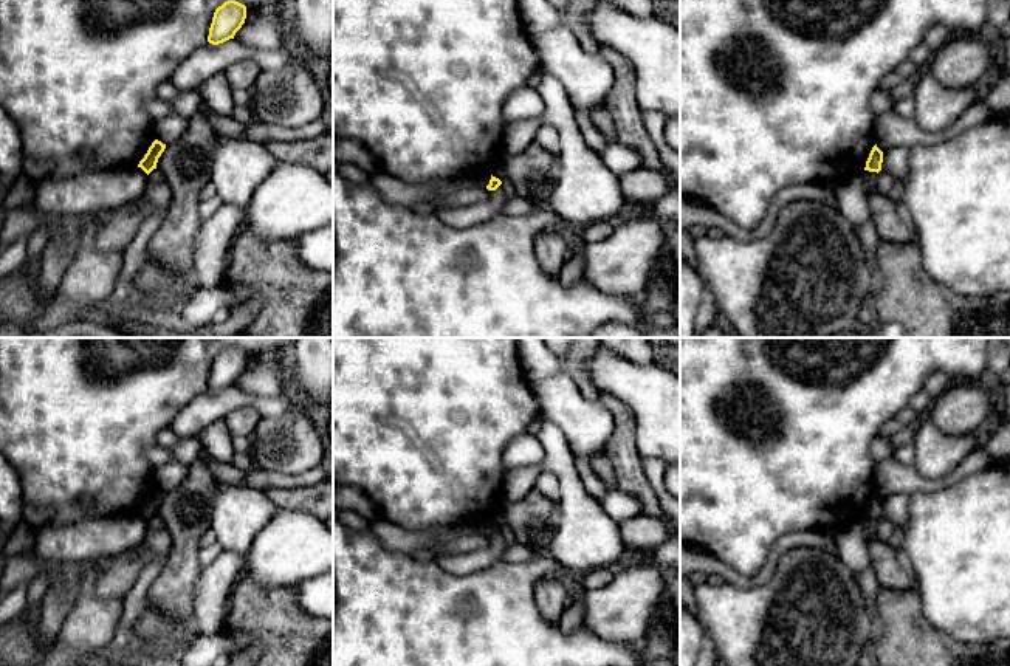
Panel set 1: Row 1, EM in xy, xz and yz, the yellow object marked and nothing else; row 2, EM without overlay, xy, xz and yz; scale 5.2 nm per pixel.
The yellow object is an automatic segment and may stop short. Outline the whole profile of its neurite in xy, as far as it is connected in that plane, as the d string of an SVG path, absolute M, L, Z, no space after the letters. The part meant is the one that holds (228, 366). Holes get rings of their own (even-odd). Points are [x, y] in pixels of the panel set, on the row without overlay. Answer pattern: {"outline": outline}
{"outline": "M235 347L225 348L214 359L208 389L212 392L218 392L229 386L234 386L235 379L245 370L245 366L246 366L245 352Z"}

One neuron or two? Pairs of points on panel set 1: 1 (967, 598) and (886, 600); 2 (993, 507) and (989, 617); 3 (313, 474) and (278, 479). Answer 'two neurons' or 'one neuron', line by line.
1: two neurons
2: one neuron
3: one neuron

